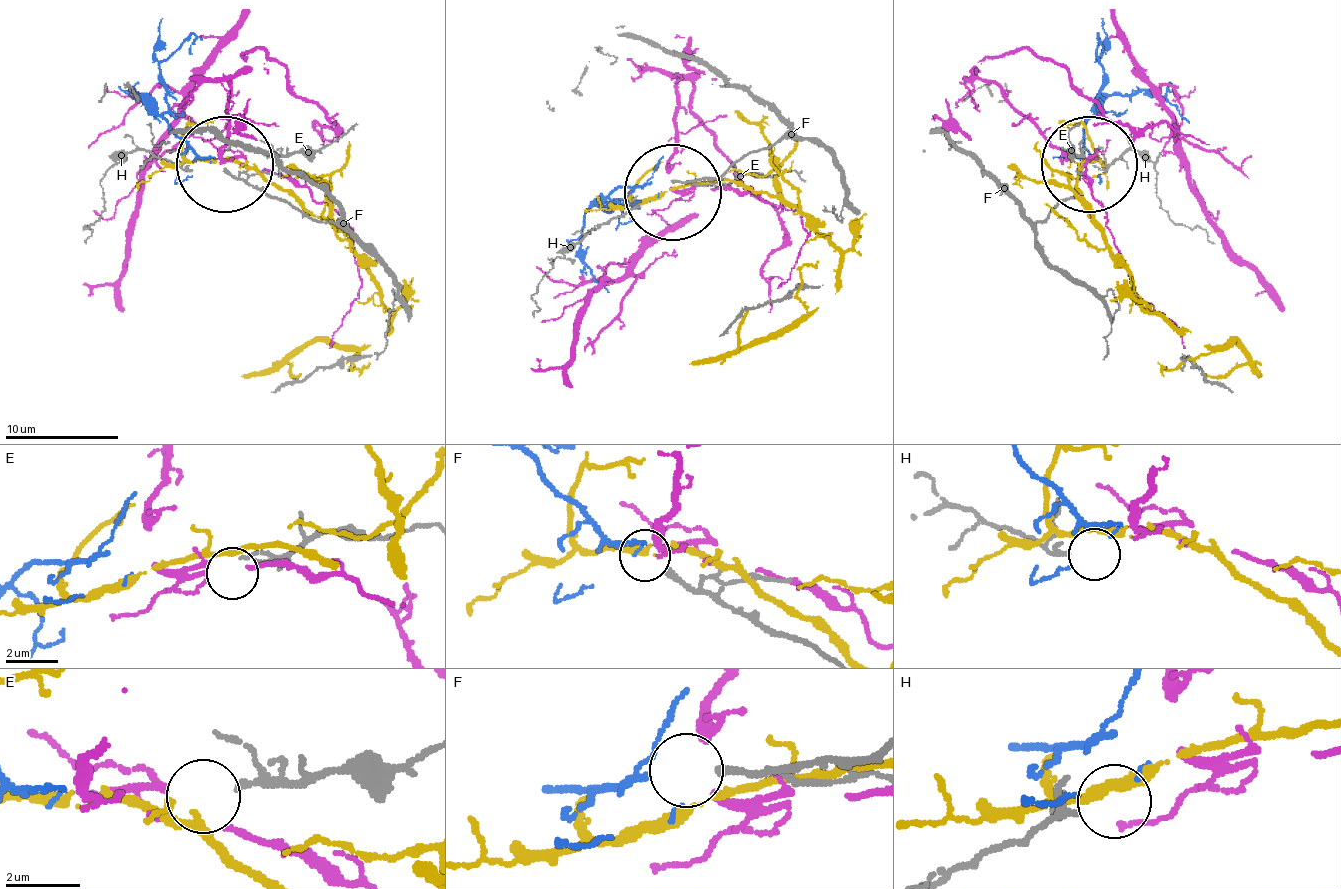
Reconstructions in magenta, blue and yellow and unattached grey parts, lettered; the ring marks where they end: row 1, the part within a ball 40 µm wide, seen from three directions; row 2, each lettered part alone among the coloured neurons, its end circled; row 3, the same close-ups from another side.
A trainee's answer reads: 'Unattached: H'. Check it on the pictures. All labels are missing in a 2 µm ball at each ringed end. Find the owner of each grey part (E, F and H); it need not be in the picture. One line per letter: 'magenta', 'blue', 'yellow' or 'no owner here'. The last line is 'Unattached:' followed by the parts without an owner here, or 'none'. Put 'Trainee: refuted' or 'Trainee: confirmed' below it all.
E: magenta
F: blue
H: no owner here
Unattached: H
Trainee: confirmed

